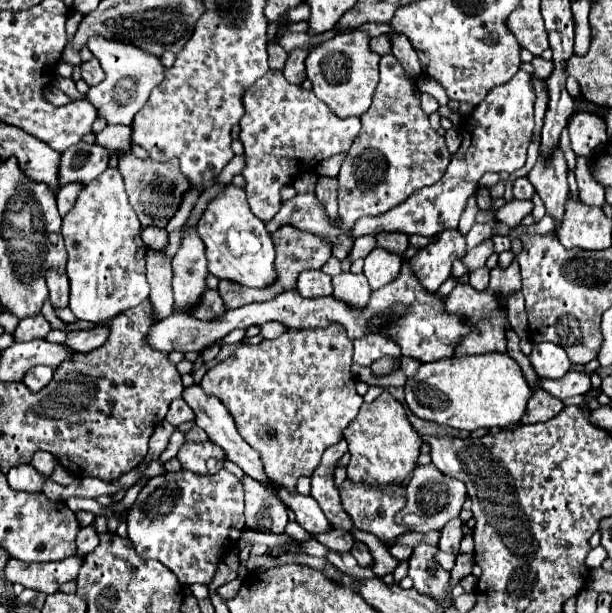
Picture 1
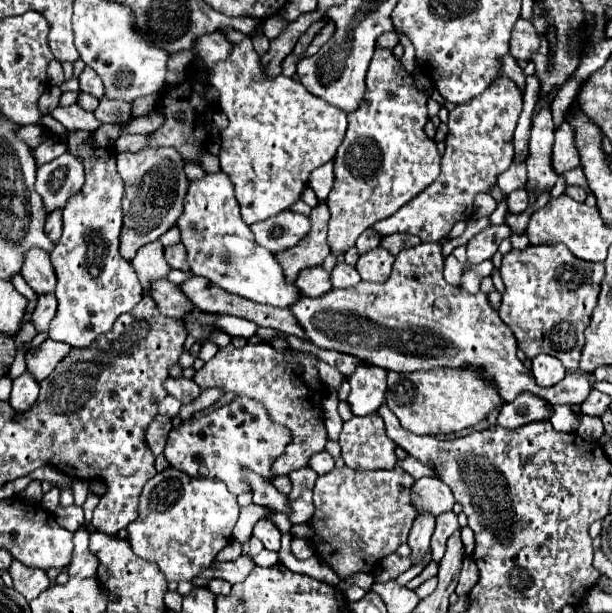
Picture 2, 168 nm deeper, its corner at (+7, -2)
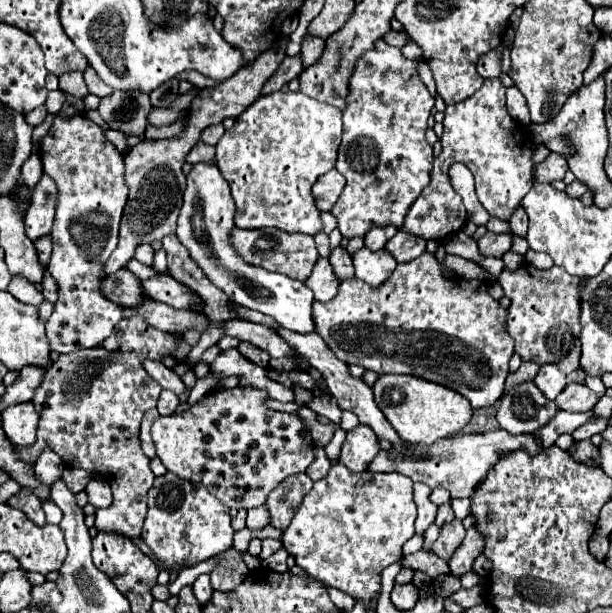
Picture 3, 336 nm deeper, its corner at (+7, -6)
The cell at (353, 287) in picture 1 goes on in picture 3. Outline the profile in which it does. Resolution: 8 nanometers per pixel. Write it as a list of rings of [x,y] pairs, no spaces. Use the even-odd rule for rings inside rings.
[[[335,247],[329,255],[329,261],[333,265],[333,271],[335,275],[345,281],[345,279],[351,279],[353,277],[353,263],[351,263],[351,255],[347,253],[347,249],[343,247]]]

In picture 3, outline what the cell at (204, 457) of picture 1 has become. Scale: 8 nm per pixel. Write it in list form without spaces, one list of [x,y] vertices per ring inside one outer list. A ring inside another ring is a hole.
[[[233,387],[233,389],[213,389],[201,401],[185,409],[183,413],[173,413],[157,417],[151,435],[157,449],[157,457],[163,461],[167,471],[179,475],[191,485],[205,487],[229,509],[251,509],[265,503],[269,493],[289,475],[303,473],[313,463],[313,439],[309,427],[301,421],[297,413],[273,411],[265,405],[265,389]]]

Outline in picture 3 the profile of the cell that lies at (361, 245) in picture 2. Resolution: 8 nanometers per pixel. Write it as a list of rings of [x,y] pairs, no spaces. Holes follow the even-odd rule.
[[[385,225],[385,227],[373,227],[367,235],[365,235],[365,247],[369,247],[371,251],[379,251],[385,247],[385,243],[397,233],[397,229],[393,225]]]

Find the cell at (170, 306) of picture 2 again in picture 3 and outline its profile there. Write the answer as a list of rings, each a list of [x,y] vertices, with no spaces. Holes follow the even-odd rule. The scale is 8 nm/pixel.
[[[119,269],[117,273],[109,275],[107,281],[101,283],[101,293],[105,293],[109,301],[117,301],[125,307],[135,307],[145,299],[139,279],[127,269]]]

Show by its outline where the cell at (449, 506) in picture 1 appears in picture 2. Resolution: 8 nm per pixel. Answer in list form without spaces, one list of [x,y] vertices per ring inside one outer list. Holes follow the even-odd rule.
[[[437,477],[417,479],[411,489],[411,501],[413,501],[413,507],[419,515],[433,513],[435,517],[451,511],[455,505],[451,489]]]

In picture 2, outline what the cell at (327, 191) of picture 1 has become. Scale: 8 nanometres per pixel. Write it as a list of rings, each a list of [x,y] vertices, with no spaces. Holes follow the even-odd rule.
[[[319,201],[311,211],[311,231],[285,253],[275,255],[277,263],[283,267],[285,281],[295,281],[297,275],[305,267],[317,267],[325,261],[329,255],[327,247],[327,221],[329,221],[329,209],[325,201]]]

